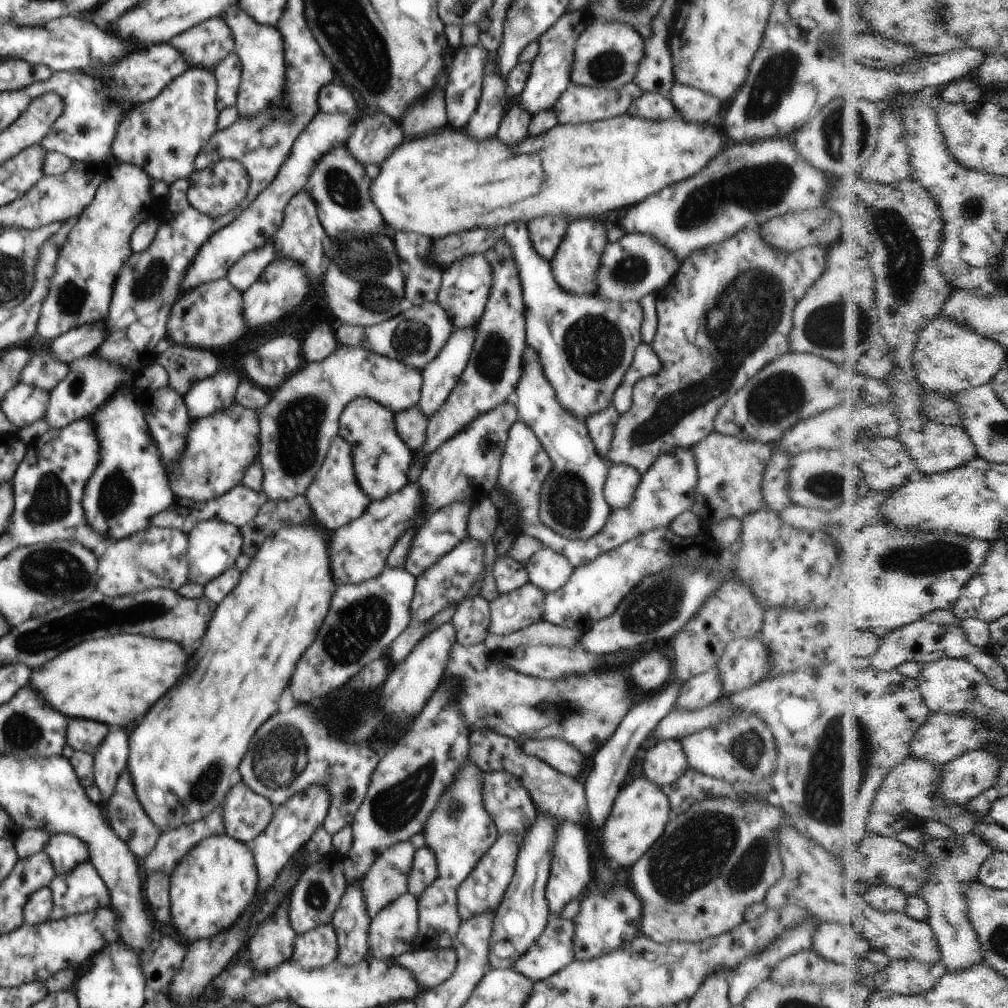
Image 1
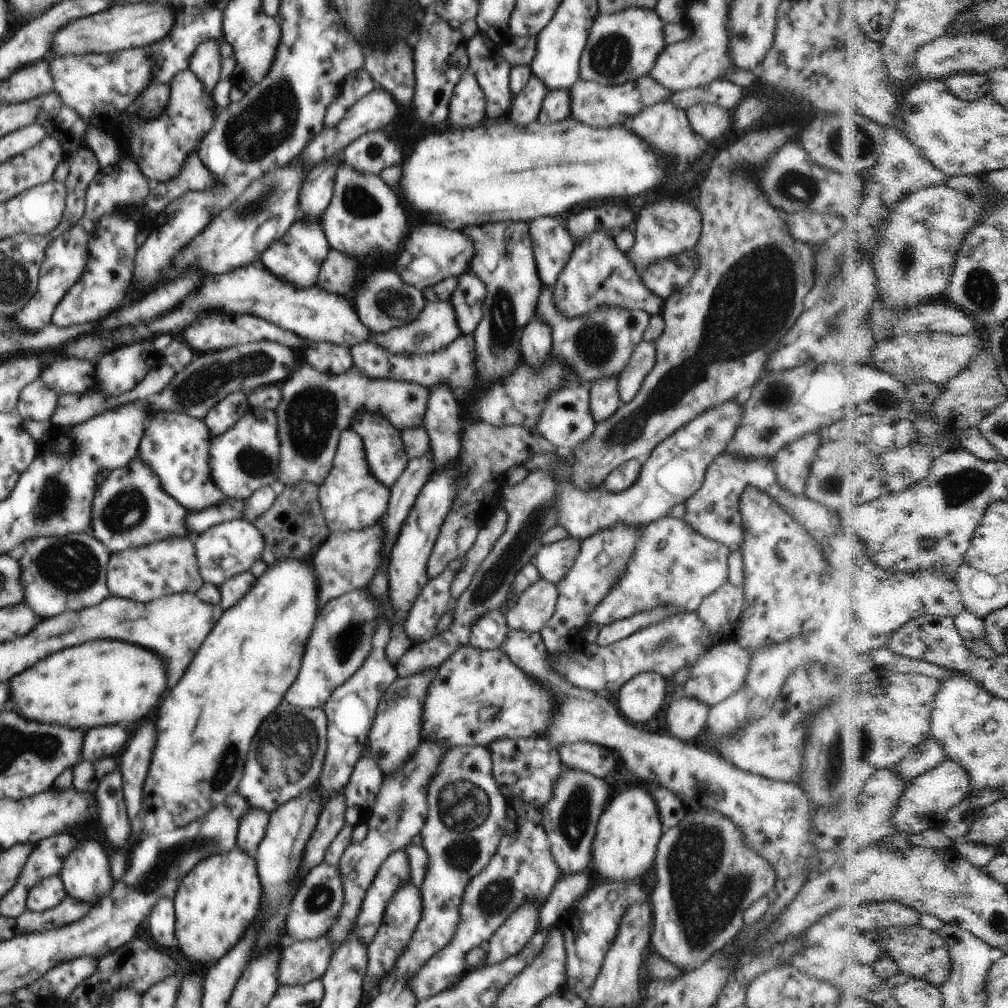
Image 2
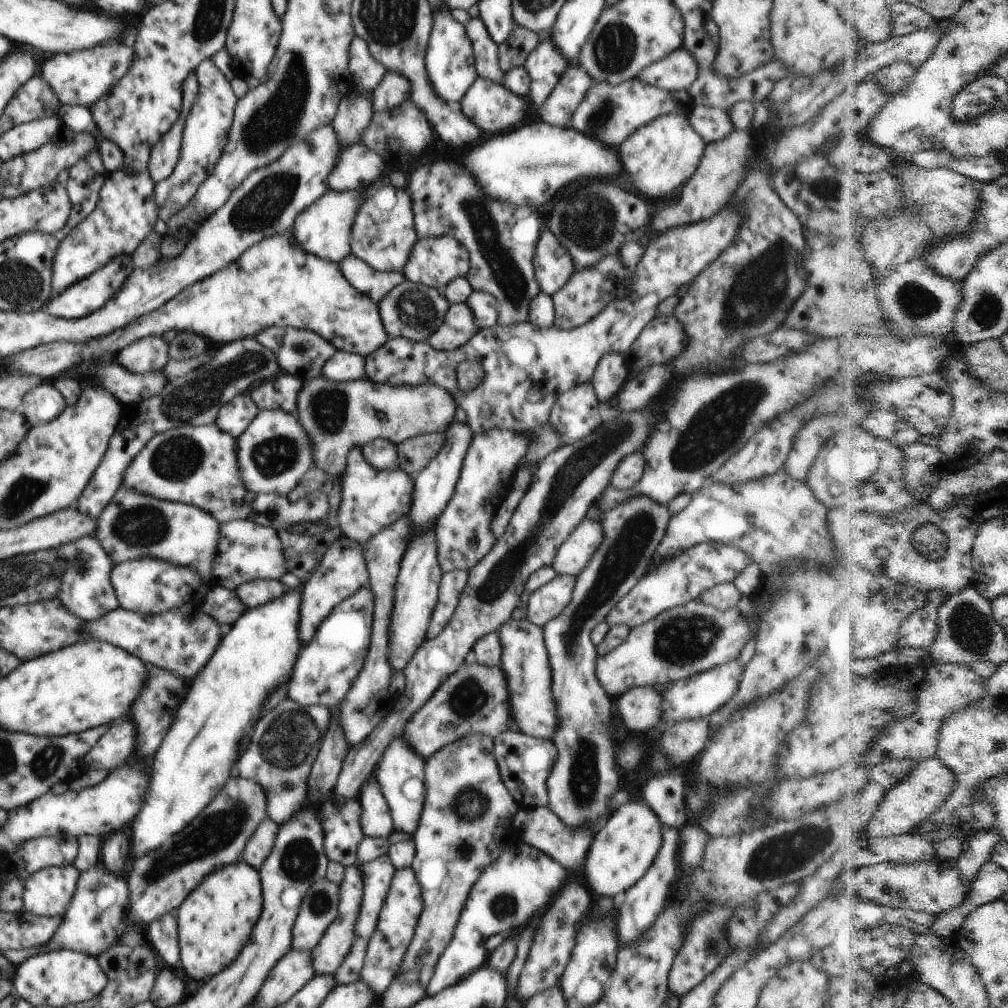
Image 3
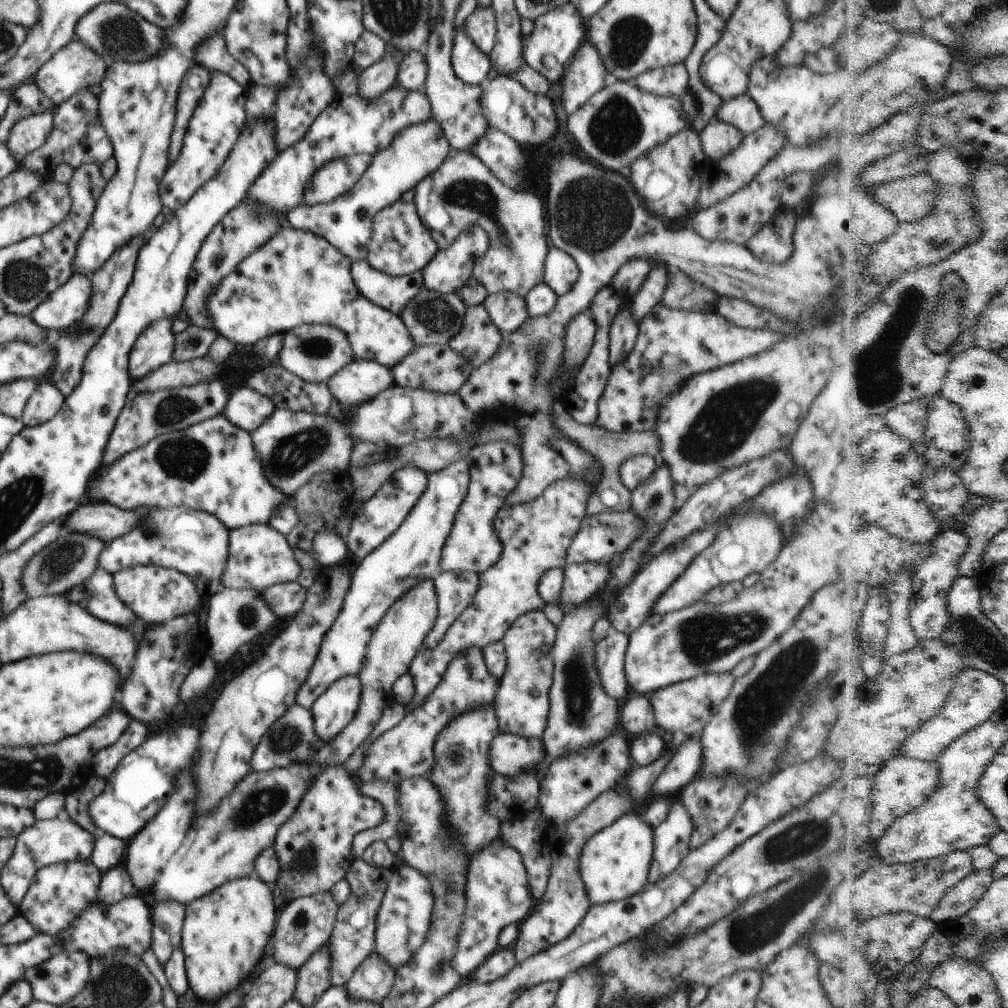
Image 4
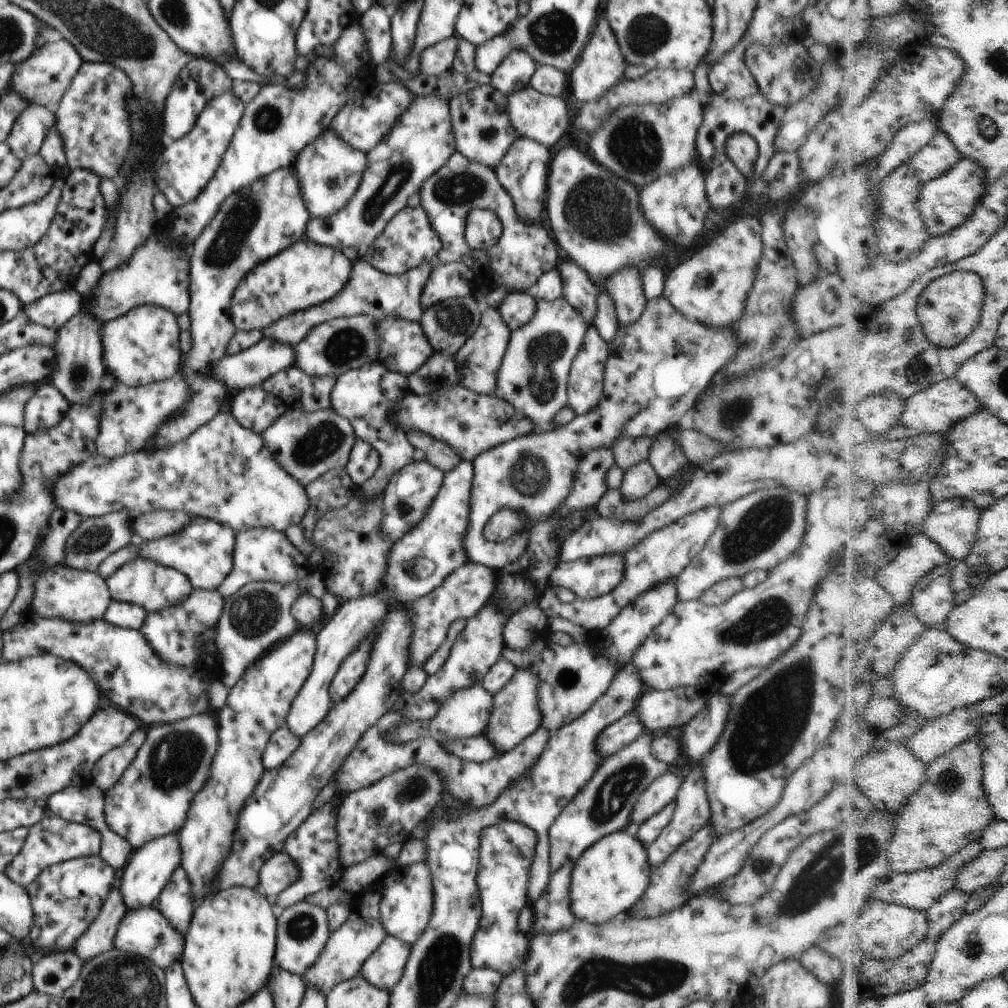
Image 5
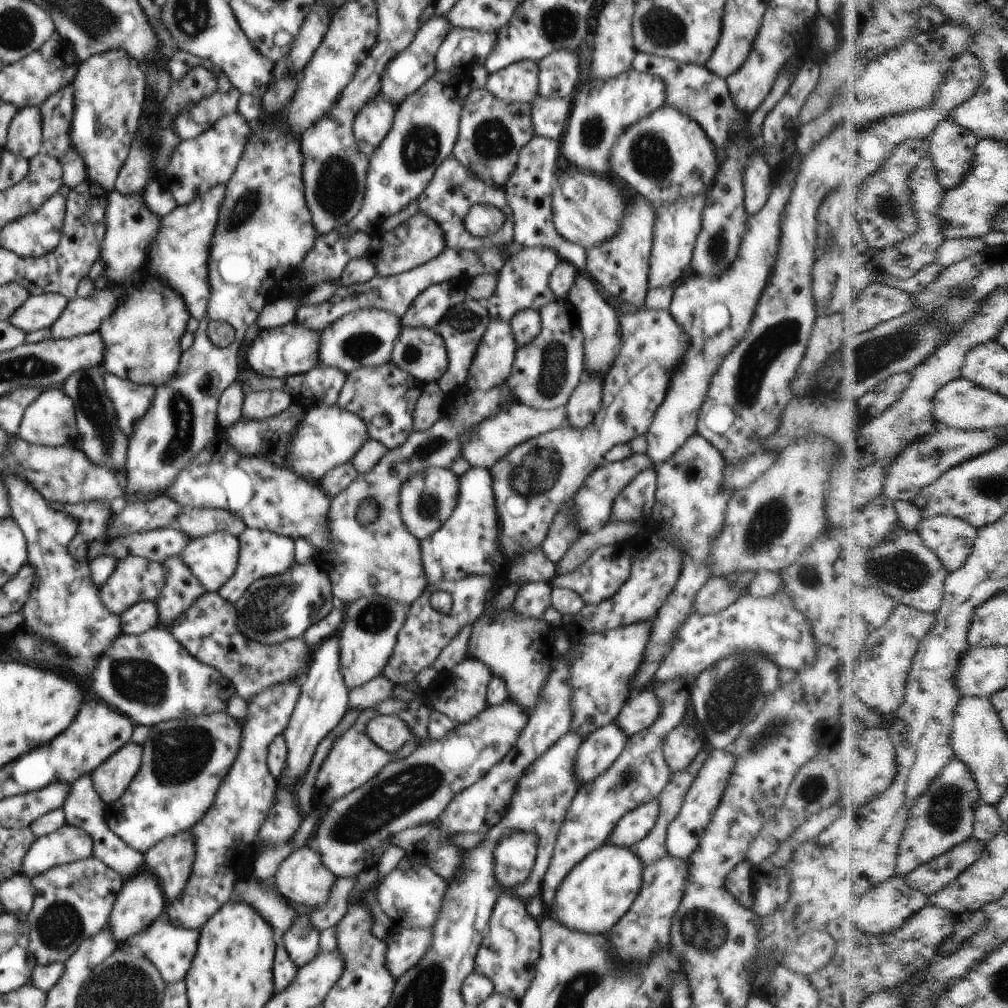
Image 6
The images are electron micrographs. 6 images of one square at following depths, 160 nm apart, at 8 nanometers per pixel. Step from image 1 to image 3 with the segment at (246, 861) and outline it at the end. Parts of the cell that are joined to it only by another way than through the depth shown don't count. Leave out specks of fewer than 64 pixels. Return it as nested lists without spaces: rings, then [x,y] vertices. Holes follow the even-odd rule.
[[[244,860],[212,871],[176,910],[182,968],[192,980],[206,980],[222,972],[248,944],[262,912],[260,876]]]

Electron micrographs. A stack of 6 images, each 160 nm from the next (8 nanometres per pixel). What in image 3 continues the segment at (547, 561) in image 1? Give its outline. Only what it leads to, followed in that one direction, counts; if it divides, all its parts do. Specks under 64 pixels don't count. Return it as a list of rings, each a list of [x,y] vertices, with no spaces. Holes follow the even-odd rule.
[[[584,519],[560,545],[554,562],[551,564],[558,575],[577,577],[588,566],[592,555],[604,538],[601,521]]]

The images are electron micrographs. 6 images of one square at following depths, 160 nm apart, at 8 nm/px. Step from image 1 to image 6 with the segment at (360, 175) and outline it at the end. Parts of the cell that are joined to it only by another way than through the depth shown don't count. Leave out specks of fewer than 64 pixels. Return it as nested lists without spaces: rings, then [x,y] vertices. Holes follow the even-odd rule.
[[[419,212],[393,230],[385,231],[376,243],[372,243],[365,257],[373,264],[376,275],[389,277],[432,260],[445,248],[445,238],[440,225],[428,215]]]

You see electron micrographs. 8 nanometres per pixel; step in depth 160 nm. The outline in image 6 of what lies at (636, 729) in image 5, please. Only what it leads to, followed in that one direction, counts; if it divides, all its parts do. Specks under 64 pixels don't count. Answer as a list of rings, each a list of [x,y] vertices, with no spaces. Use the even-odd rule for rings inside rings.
[[[615,722],[589,734],[575,756],[574,770],[579,782],[592,782],[604,774],[624,750],[627,738]]]

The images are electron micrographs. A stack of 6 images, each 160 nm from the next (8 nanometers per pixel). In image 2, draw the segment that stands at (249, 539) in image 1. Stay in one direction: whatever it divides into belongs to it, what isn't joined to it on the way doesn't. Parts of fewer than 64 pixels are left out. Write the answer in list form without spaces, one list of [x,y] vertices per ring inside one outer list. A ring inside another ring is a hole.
[[[300,482],[296,486],[288,485],[285,491],[279,494],[274,504],[264,513],[255,524],[257,529],[264,535],[266,548],[264,548],[264,558],[268,564],[274,565],[278,558],[296,558],[296,560],[306,561],[308,556],[319,548],[332,534],[326,524],[323,515],[323,508],[319,501],[319,484]],[[310,510],[312,516],[304,516],[302,512]],[[282,542],[286,544],[286,550],[282,550]]]

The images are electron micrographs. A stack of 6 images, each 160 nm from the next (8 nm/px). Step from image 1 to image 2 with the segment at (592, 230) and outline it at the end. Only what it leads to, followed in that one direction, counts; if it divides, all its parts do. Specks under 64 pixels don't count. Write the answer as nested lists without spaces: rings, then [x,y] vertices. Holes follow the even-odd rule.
[[[603,231],[575,243],[572,256],[553,286],[555,306],[568,319],[583,317],[597,309],[640,309],[649,315],[661,312],[664,300],[644,286],[635,264]]]

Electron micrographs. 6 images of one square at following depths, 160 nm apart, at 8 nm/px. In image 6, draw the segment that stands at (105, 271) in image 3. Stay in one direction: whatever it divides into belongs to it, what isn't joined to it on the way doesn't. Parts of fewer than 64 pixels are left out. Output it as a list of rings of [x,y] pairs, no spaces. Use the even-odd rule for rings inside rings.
[[[60,293],[30,295],[7,320],[25,333],[50,328],[65,311],[68,301]]]

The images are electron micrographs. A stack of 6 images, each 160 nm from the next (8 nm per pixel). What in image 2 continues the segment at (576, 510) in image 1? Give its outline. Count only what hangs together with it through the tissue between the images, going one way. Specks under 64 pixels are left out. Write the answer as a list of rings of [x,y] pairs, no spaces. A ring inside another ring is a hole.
[[[538,315],[528,321],[522,336],[522,356],[524,360],[534,369],[546,360],[546,354],[550,352],[552,344],[551,326]],[[574,385],[559,391],[556,390],[549,395],[548,404],[538,422],[538,430],[542,436],[546,436],[550,440],[558,452],[572,452],[592,436],[595,423],[589,401],[589,389],[584,385]]]

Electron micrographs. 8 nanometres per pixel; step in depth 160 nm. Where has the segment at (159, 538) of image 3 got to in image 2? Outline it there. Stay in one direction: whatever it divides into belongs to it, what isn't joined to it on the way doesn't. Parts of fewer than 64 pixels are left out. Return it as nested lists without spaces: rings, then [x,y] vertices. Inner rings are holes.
[[[136,458],[126,470],[112,470],[110,478],[100,486],[100,490],[96,490],[92,506],[92,530],[94,536],[112,553],[172,537],[191,538],[186,522],[190,511],[186,510],[162,488],[152,469]]]

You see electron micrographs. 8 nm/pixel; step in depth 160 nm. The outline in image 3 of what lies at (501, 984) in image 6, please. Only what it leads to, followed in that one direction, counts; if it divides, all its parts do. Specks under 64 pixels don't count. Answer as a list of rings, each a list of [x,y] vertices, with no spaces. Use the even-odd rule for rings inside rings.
[[[534,848],[526,854],[504,852],[492,866],[488,865],[470,890],[454,936],[436,963],[428,994],[436,994],[484,966],[489,954],[484,947],[485,942],[491,936],[520,928],[528,923],[528,920],[534,919],[534,914],[540,912],[552,900],[564,880],[564,867]]]

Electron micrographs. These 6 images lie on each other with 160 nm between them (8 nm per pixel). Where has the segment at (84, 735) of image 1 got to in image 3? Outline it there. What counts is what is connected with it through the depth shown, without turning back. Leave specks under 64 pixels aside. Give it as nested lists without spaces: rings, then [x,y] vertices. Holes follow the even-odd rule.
[[[122,722],[120,726],[112,726],[86,756],[90,768],[110,770],[116,768],[132,756],[136,746],[136,728],[132,722]]]

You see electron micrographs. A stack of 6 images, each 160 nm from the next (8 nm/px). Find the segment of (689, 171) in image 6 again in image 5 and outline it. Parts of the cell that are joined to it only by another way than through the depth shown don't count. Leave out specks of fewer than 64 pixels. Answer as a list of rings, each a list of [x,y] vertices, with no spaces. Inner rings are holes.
[[[693,92],[660,105],[622,105],[593,132],[590,155],[616,176],[641,189],[661,176],[698,162],[696,137],[702,121],[702,104]]]

